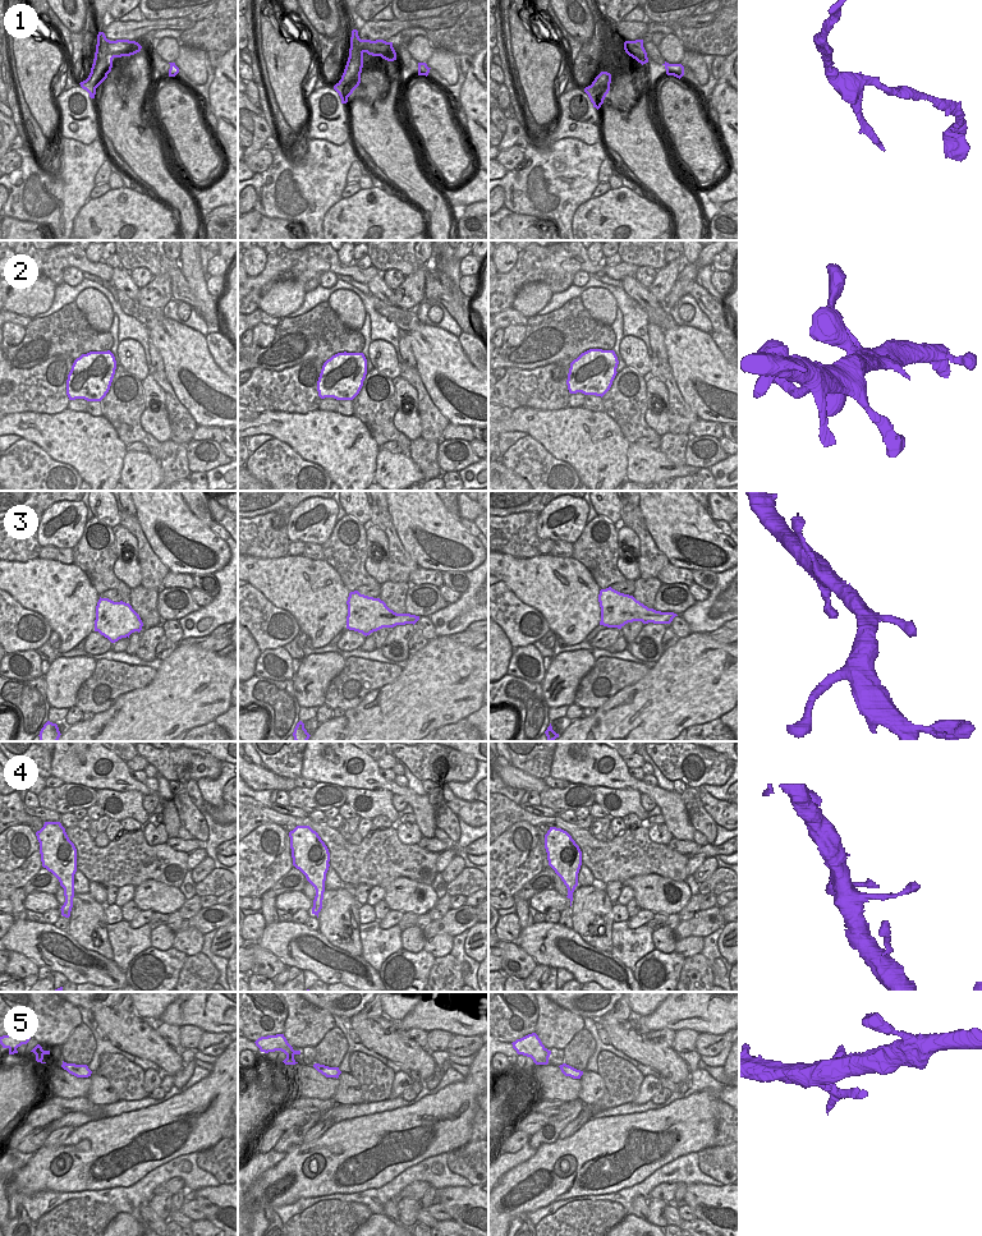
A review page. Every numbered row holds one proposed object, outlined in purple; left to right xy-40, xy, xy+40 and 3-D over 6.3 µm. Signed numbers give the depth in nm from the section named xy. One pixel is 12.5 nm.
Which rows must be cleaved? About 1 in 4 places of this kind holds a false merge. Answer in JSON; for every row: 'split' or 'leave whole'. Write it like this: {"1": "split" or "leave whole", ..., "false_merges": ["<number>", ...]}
{"1": "leave whole", "2": "leave whole", "3": "leave whole", "4": "leave whole", "5": "leave whole", "false_merges": []}

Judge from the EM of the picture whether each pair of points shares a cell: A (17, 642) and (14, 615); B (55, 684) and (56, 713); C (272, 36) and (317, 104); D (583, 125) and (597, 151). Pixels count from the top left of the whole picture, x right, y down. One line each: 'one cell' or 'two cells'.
A: one cell
B: two cells
C: two cells
D: two cells

